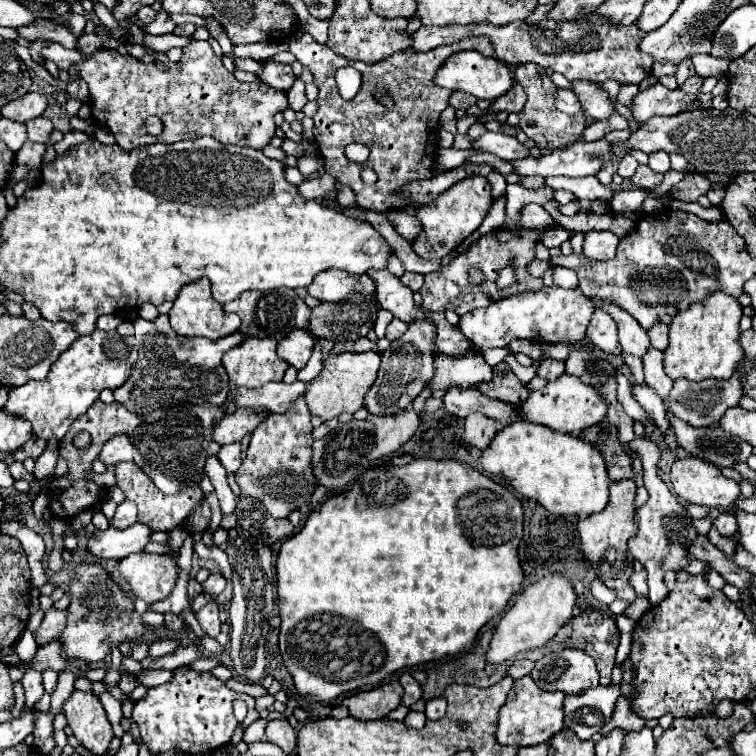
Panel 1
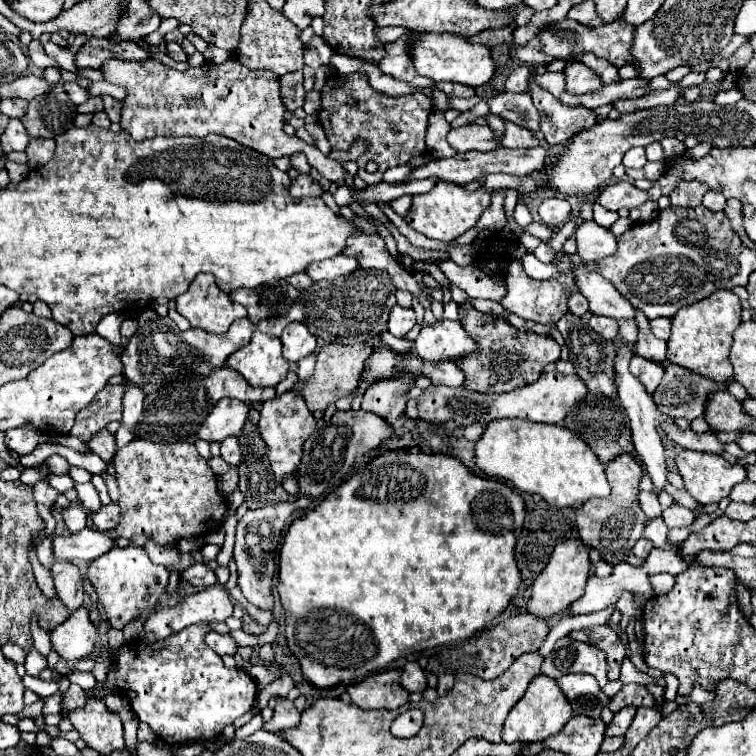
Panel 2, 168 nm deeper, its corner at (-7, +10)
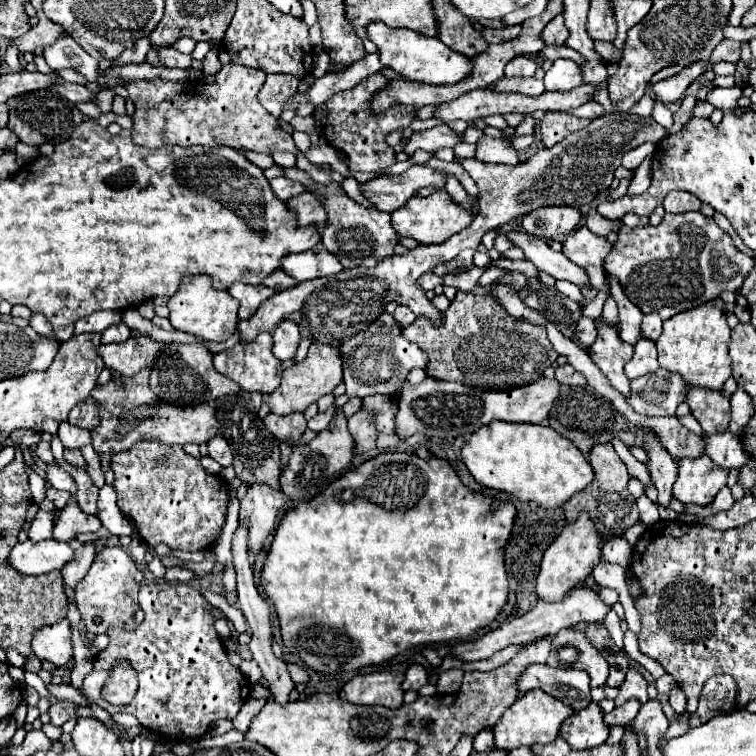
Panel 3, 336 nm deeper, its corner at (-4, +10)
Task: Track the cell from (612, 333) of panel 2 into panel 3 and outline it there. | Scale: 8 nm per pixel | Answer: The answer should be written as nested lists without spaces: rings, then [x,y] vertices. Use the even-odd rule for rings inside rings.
[[[583,316],[583,318],[577,322],[575,336],[581,340],[581,344],[591,346],[591,344],[593,344],[593,340],[597,338],[597,326],[595,326],[595,320],[591,320],[591,318],[585,318],[585,316]]]

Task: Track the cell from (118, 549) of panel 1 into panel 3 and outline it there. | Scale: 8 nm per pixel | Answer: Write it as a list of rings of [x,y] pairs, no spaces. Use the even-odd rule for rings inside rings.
[[[41,540],[41,542],[19,542],[11,554],[9,564],[23,574],[45,574],[51,570],[61,570],[69,560],[73,560],[73,548],[69,542]]]

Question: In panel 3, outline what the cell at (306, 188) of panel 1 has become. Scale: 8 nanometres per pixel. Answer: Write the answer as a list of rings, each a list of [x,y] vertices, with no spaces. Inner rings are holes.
[[[285,176],[273,178],[269,184],[271,184],[275,196],[281,198],[281,200],[289,200],[289,198],[299,196],[301,192],[305,192],[305,188],[301,188],[301,184],[293,184],[293,180],[289,180],[289,178],[285,178]]]

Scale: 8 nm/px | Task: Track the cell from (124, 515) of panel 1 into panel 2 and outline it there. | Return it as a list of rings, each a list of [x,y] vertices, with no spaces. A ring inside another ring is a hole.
[[[116,502],[102,506],[98,512],[92,514],[92,524],[100,530],[100,532],[114,532],[116,524],[120,520],[120,508]]]

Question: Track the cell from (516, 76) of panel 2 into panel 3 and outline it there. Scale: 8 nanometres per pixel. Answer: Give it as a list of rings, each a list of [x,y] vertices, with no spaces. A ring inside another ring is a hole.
[[[519,56],[519,58],[513,58],[507,64],[505,76],[509,76],[509,78],[515,78],[515,76],[533,76],[535,70],[537,70],[537,62],[533,58]]]

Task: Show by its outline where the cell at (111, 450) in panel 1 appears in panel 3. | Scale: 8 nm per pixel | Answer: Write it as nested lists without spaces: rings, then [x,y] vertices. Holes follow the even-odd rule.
[[[63,422],[59,426],[59,440],[63,442],[65,450],[79,450],[87,444],[91,444],[91,432],[89,430],[83,430],[79,426],[73,426],[69,422]]]

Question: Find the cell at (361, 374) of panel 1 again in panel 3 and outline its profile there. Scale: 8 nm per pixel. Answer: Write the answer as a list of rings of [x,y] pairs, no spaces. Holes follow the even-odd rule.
[[[313,342],[307,358],[301,364],[293,364],[291,368],[285,368],[281,376],[281,386],[273,394],[269,394],[267,404],[271,406],[271,412],[283,414],[283,416],[293,414],[293,412],[305,412],[321,396],[331,394],[335,386],[339,386],[341,382],[343,382],[343,362],[341,362],[339,348]]]

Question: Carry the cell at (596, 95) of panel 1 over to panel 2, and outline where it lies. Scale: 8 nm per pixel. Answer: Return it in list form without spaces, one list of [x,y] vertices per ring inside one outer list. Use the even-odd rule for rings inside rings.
[[[568,62],[564,68],[564,76],[566,76],[566,92],[570,94],[588,94],[602,86],[600,76],[580,62]]]

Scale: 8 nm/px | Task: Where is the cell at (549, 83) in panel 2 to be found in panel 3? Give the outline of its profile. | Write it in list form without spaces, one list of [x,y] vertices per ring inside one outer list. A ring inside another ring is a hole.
[[[501,78],[497,84],[491,86],[497,92],[521,92],[521,94],[543,94],[545,86],[543,80],[537,78]]]

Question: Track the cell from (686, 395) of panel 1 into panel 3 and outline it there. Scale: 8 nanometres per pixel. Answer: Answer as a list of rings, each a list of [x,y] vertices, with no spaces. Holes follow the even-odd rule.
[[[659,368],[653,374],[647,374],[647,376],[631,380],[631,396],[627,398],[627,402],[639,414],[647,414],[647,416],[675,416],[679,404],[687,400],[687,392],[689,392],[689,384],[685,384],[685,380],[681,380],[681,376],[677,376],[675,372]]]

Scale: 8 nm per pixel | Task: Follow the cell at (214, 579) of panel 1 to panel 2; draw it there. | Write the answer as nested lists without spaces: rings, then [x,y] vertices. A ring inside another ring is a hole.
[[[192,564],[186,570],[182,570],[182,580],[186,580],[188,584],[196,586],[196,588],[208,588],[216,584],[216,574],[204,566],[204,564]]]

